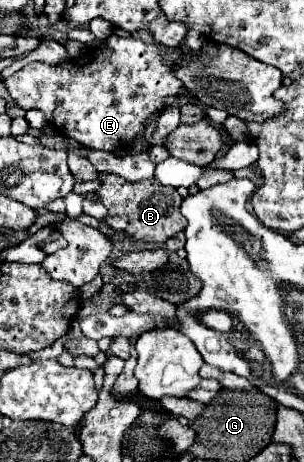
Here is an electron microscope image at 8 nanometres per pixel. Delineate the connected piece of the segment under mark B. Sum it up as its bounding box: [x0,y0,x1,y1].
[97,173,187,243]

